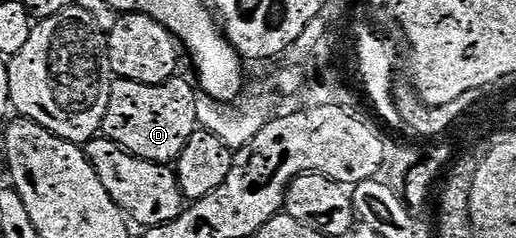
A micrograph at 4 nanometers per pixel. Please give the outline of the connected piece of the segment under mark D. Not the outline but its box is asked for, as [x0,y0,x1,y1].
[103,79,198,165]

